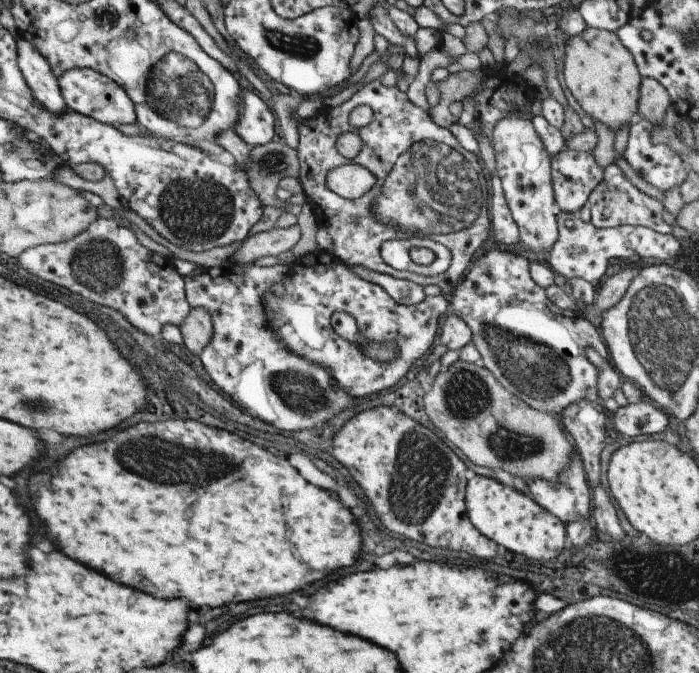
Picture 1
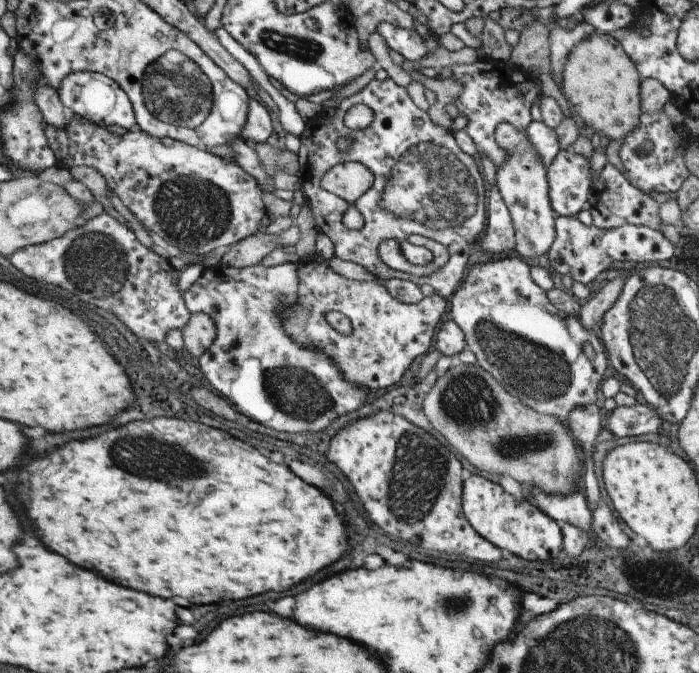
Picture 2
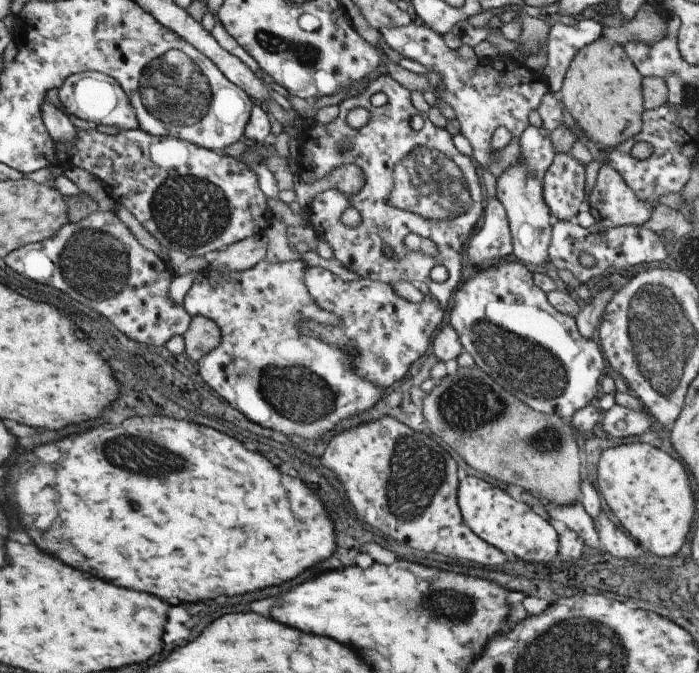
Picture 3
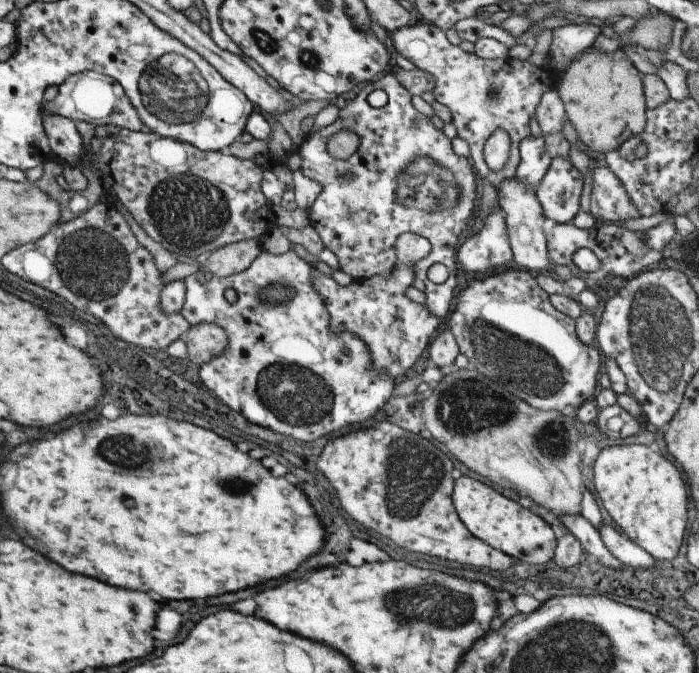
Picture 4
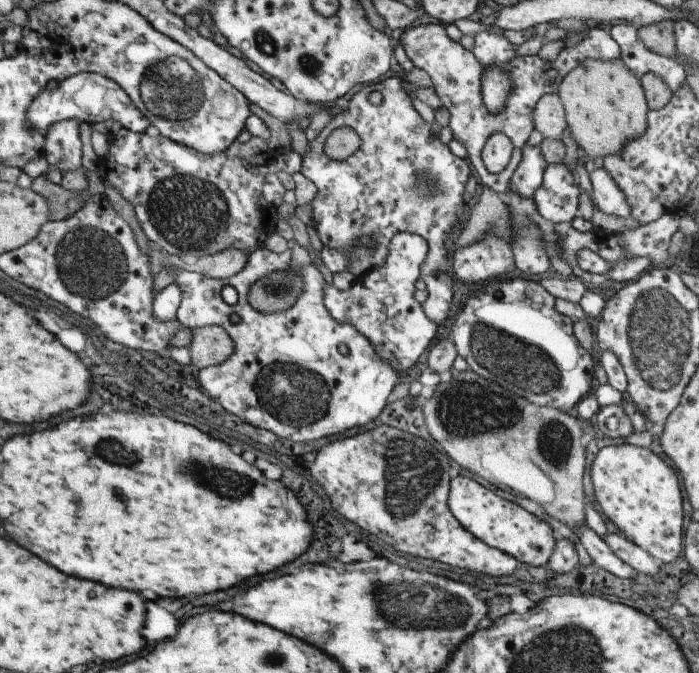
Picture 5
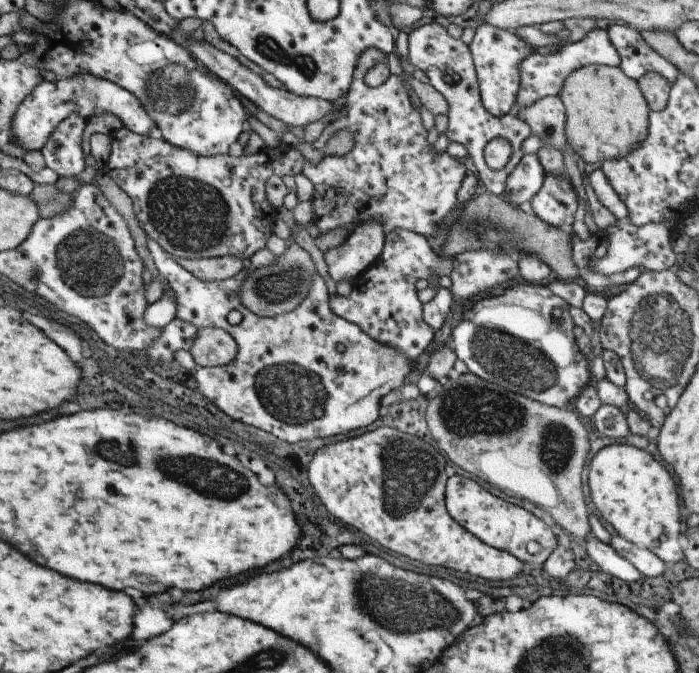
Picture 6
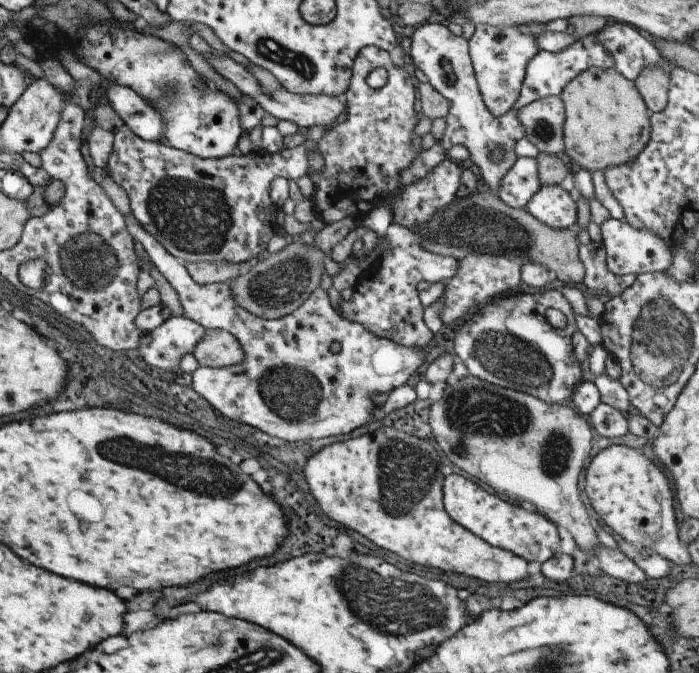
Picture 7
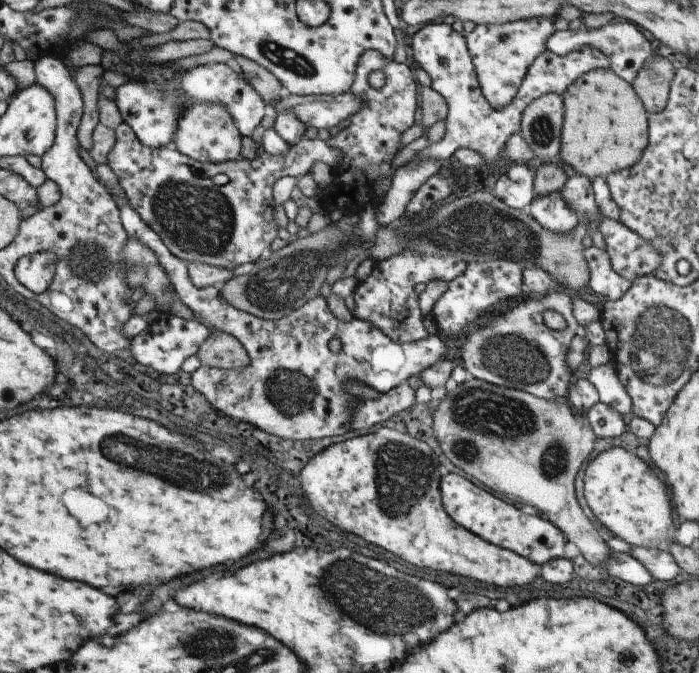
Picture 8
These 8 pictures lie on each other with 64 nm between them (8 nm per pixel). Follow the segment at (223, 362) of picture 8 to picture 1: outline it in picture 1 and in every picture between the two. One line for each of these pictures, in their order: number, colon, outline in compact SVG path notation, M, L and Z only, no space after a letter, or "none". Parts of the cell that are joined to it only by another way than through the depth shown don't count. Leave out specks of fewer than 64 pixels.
1: M203 308L191 310L185 316L185 322L179 326L179 330L181 330L183 344L187 346L187 350L193 352L193 354L197 354L197 356L203 352L203 348L213 338L213 322L211 322L211 316Z
2: M201 312L201 314L191 314L191 318L189 318L187 326L181 330L181 334L183 334L183 348L193 358L199 358L213 346L217 328L215 328L215 322L211 320L211 316Z
3: M197 316L197 318L191 318L191 324L181 338L185 340L185 354L191 360L199 362L203 356L207 356L211 350L219 346L221 330L209 318Z
4: M217 324L191 326L183 334L183 342L187 346L187 358L191 360L191 364L197 364L199 368L209 360L221 356L229 344L227 332Z
5: M203 326L191 330L189 356L197 370L225 362L235 350L231 336L221 326Z
6: M203 326L197 332L189 354L193 356L197 368L227 366L237 358L237 344L227 330Z
7: M205 330L201 342L193 350L201 368L229 368L243 362L245 352L237 338L227 330Z

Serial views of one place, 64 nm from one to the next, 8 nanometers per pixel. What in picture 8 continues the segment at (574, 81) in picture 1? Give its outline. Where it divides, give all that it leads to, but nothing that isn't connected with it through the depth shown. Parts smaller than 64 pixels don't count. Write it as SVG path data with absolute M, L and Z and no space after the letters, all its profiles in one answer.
M591 70L573 82L563 94L563 128L561 146L557 154L557 164L569 166L577 176L587 176L589 180L607 178L609 174L619 174L639 162L643 150L649 146L649 114L641 100L637 98L631 84L621 80L613 70Z

